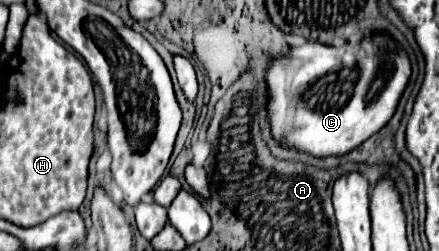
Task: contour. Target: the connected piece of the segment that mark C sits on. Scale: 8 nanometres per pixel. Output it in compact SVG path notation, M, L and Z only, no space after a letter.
M375 32L369 44L361 50L341 50L329 48L325 44L305 44L291 48L289 56L271 62L267 70L267 82L271 92L269 118L273 134L279 140L285 140L287 146L309 152L311 156L341 156L361 142L379 132L395 114L397 104L411 78L411 60L401 50L387 50L387 34Z

